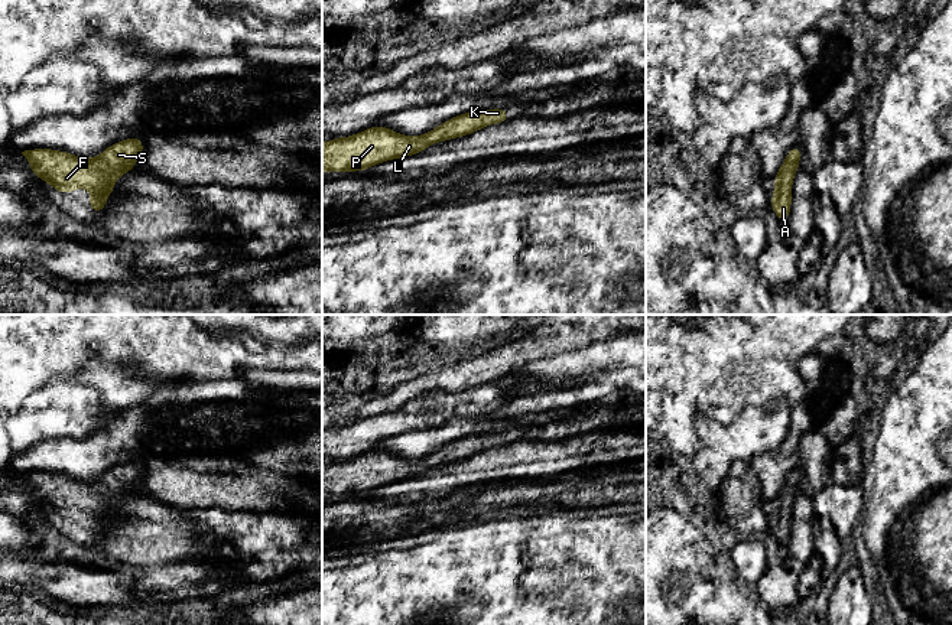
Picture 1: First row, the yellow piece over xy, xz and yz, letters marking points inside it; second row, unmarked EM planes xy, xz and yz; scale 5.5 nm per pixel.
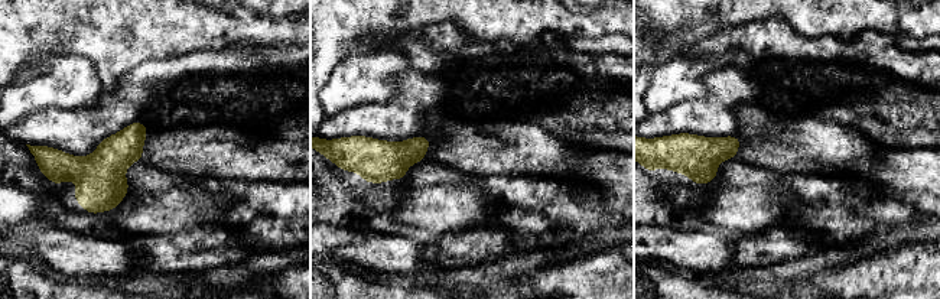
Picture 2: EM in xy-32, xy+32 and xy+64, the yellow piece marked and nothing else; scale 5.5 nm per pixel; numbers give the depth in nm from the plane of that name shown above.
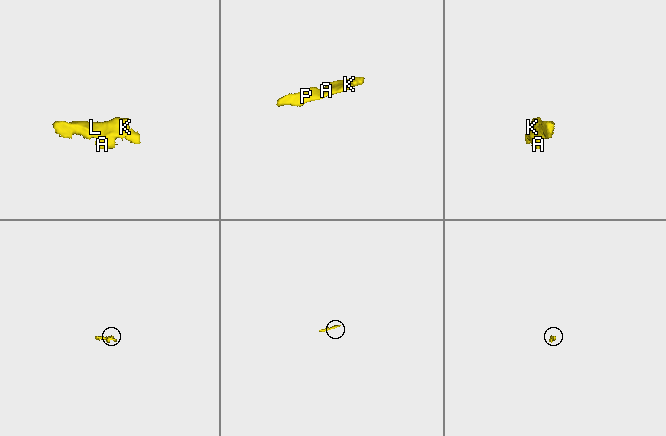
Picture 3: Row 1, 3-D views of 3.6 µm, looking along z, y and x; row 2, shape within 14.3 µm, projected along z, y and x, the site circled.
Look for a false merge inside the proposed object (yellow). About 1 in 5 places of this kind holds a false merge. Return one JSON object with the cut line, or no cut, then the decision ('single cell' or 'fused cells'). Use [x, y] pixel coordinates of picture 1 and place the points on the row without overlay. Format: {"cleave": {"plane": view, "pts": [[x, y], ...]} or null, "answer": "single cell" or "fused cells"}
{"cleave": null, "answer": "single cell"}

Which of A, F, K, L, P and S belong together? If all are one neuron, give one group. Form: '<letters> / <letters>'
A F K L P S

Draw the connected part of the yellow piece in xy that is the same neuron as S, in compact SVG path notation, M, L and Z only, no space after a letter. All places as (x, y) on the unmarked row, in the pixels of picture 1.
M130 460L108 469L94 482L52 472L30 472L22 478L30 485L29 494L58 515L72 517L79 510L90 514L92 523L88 531L101 538L116 502L136 494L143 469L142 462Z

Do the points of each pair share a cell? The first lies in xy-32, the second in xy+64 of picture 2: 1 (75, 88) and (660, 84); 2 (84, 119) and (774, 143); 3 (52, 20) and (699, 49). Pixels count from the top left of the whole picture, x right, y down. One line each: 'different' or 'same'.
1: same
2: different
3: different

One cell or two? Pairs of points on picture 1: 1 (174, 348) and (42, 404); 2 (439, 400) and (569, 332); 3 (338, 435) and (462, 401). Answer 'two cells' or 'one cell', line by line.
1: two cells
2: two cells
3: one cell

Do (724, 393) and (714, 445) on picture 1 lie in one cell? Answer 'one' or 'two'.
two

